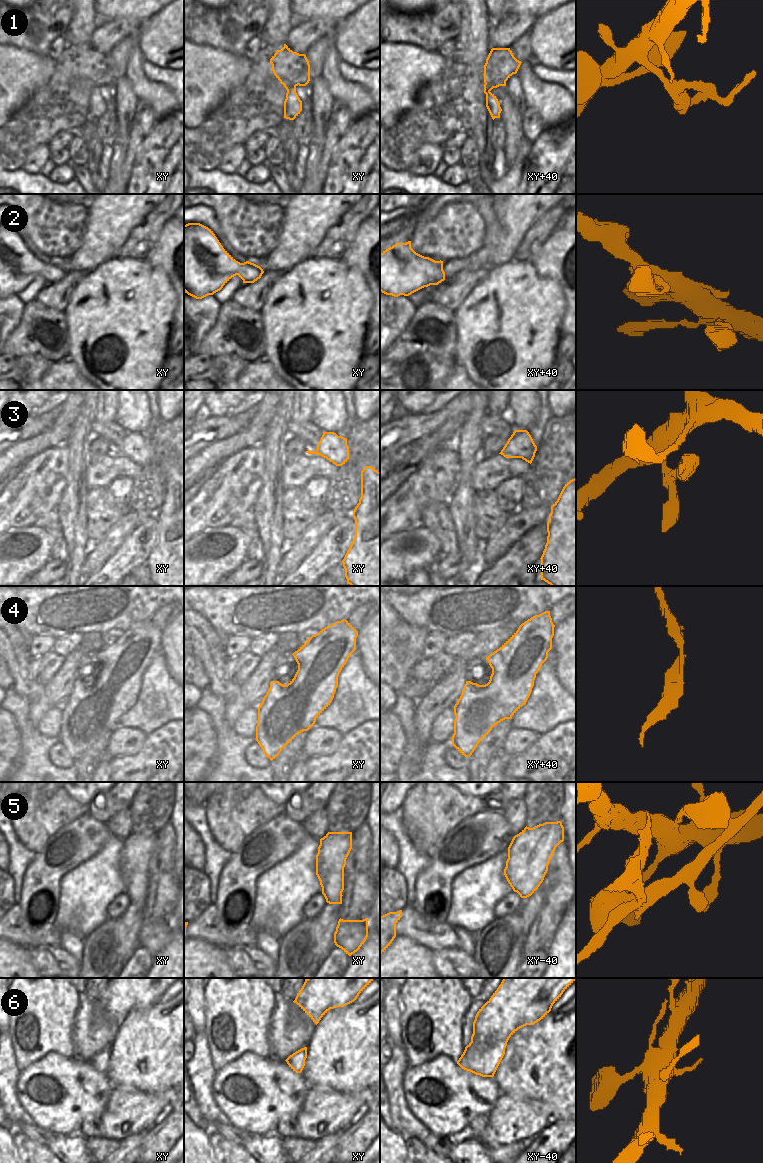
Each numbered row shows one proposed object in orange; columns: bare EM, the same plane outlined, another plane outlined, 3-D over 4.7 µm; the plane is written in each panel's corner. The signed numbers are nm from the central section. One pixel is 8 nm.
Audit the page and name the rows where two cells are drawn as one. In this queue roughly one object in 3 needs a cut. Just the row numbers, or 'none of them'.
1, 4

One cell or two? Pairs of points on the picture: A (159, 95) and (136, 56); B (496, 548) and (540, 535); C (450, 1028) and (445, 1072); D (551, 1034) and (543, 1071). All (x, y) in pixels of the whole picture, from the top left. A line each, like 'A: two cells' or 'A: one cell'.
A: one cell
B: two cells
C: two cells
D: one cell

